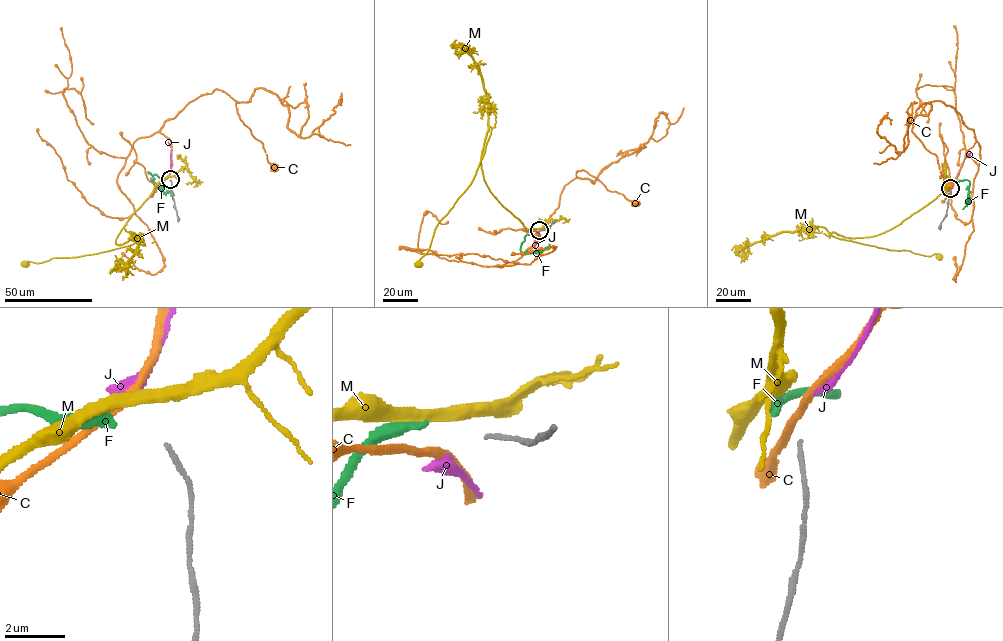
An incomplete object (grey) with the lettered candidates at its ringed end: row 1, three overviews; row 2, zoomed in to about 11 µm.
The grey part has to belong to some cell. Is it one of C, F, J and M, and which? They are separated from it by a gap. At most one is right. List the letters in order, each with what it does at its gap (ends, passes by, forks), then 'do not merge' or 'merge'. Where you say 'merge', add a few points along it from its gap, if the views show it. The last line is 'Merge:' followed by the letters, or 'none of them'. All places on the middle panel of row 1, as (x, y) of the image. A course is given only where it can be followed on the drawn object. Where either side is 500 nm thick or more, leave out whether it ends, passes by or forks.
C: it passes by; do not merge
F: it ends there; do not merge
J: it ends there; merge; it runs (537, 231), (539, 233), (534, 247)
M: it passes by; do not merge
Merge: J

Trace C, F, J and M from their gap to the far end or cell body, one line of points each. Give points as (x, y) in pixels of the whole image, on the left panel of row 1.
C: (168, 177), (171, 143), (160, 128), (185, 106), (216, 89), (237, 101), (240, 119), (262, 143), (275, 167)
F: (167, 179), (148, 172), (153, 183), (164, 192), (170, 192), (173, 199)
J: (168, 177), (171, 149), (168, 142)
M: (170, 177), (157, 183), (118, 236), (117, 244), (130, 240), (135, 242), (77, 257), (25, 263)

